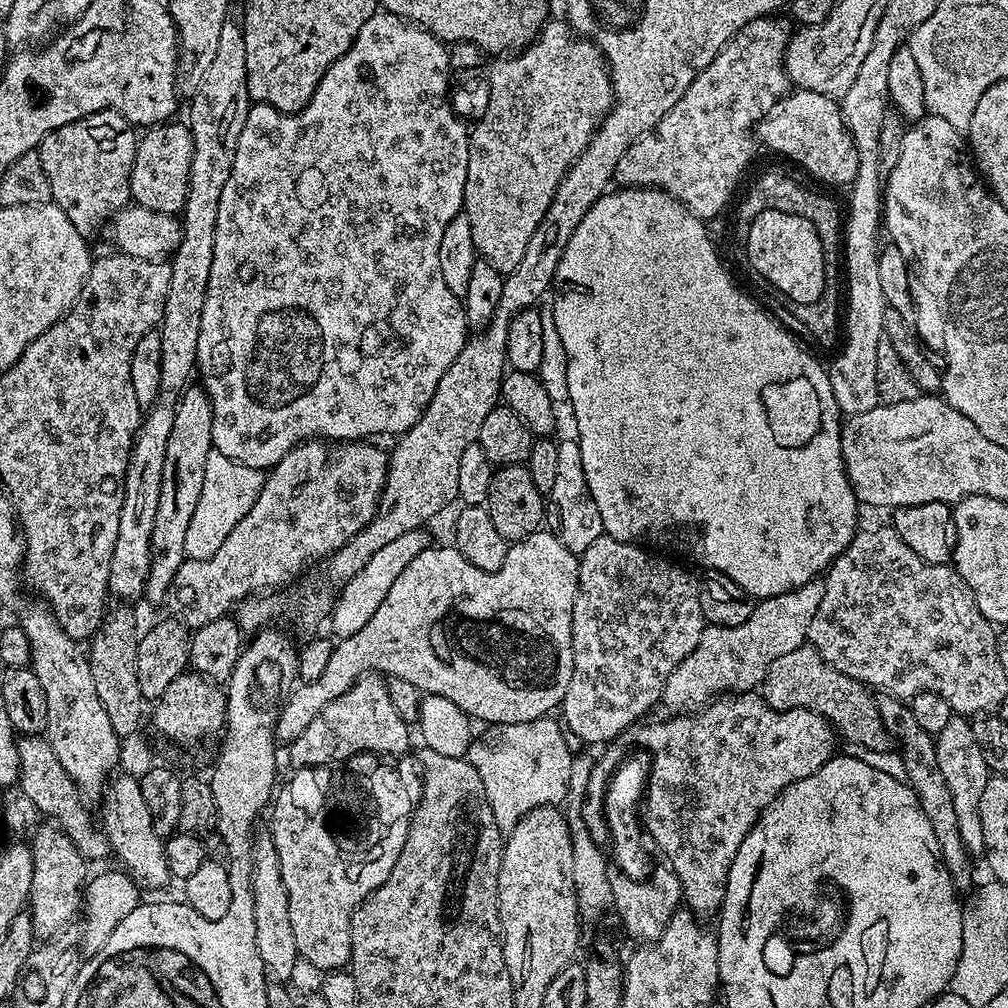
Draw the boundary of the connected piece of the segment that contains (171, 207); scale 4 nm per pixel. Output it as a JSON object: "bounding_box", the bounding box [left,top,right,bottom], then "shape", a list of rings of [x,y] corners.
{"bounding_box":[130,122,194,214],"shape":[[[165,122],[149,127],[139,137],[134,166],[130,174],[132,200],[141,208],[155,212],[180,214],[188,197],[191,162],[194,158],[194,138],[187,123]]]}

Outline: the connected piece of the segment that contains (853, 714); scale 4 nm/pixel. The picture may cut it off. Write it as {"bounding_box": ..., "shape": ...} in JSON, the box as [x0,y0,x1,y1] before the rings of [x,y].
{"bounding_box":[762,642,894,754],"shape":[[[807,642],[798,650],[790,650],[790,654],[782,654],[782,658],[774,658],[762,685],[762,695],[764,701],[779,712],[805,708],[826,718],[829,724],[836,729],[839,739],[848,744],[866,746],[866,750],[875,754],[888,754],[888,751],[893,751],[894,741],[886,730],[886,726],[882,724],[882,714],[878,714],[876,696],[854,678],[831,668],[822,658],[822,654],[818,654],[818,650]]]}

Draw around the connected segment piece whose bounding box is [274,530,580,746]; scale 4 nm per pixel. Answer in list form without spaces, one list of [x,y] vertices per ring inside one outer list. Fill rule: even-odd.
[[[541,530],[515,541],[514,546],[509,547],[506,562],[502,562],[502,566],[498,566],[498,570],[493,572],[478,570],[478,566],[466,562],[466,558],[462,558],[462,554],[455,546],[448,546],[448,548],[430,546],[426,550],[422,550],[422,554],[418,554],[418,558],[414,558],[414,562],[406,565],[402,574],[398,574],[398,578],[394,578],[394,586],[390,586],[386,598],[382,598],[382,606],[378,606],[378,610],[374,610],[374,614],[370,614],[366,626],[362,626],[362,630],[358,630],[353,636],[345,636],[333,643],[332,653],[324,673],[322,673],[322,678],[314,678],[314,682],[309,684],[301,683],[300,688],[293,687],[287,693],[276,719],[274,735],[277,741],[284,746],[291,745],[292,741],[298,738],[298,734],[302,734],[302,730],[306,730],[306,726],[310,726],[310,722],[314,722],[314,718],[318,718],[318,714],[322,714],[322,710],[326,710],[326,706],[330,706],[330,702],[334,702],[334,698],[342,698],[342,694],[346,694],[346,690],[350,690],[350,686],[354,686],[363,676],[369,674],[402,678],[404,681],[412,683],[421,694],[450,698],[450,702],[454,702],[454,706],[462,709],[473,721],[485,720],[485,725],[488,726],[534,722],[555,713],[552,711],[555,708],[557,711],[563,705],[566,690],[570,690],[570,678],[574,670],[572,623],[574,622],[574,602],[578,594],[580,557],[577,553],[566,550],[566,546],[562,546],[562,542],[558,542],[556,535],[547,531]]]

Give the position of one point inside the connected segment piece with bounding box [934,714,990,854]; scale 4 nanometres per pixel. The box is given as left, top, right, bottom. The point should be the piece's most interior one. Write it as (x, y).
(960, 756)

